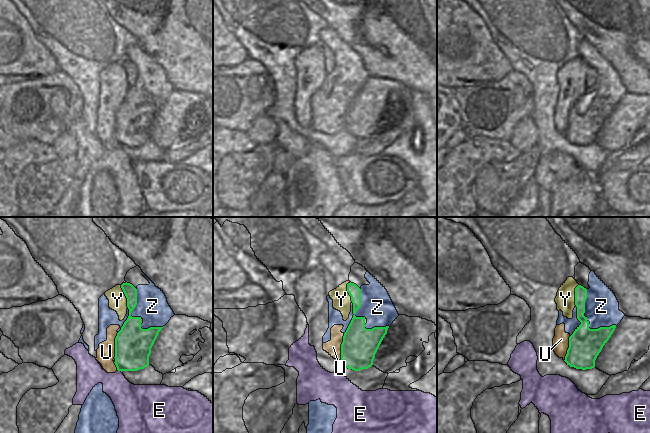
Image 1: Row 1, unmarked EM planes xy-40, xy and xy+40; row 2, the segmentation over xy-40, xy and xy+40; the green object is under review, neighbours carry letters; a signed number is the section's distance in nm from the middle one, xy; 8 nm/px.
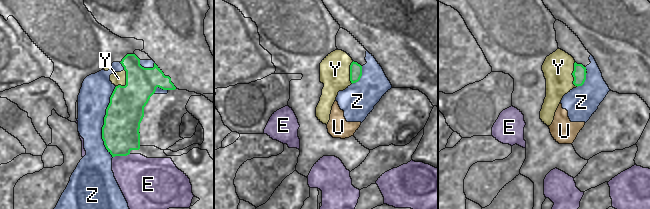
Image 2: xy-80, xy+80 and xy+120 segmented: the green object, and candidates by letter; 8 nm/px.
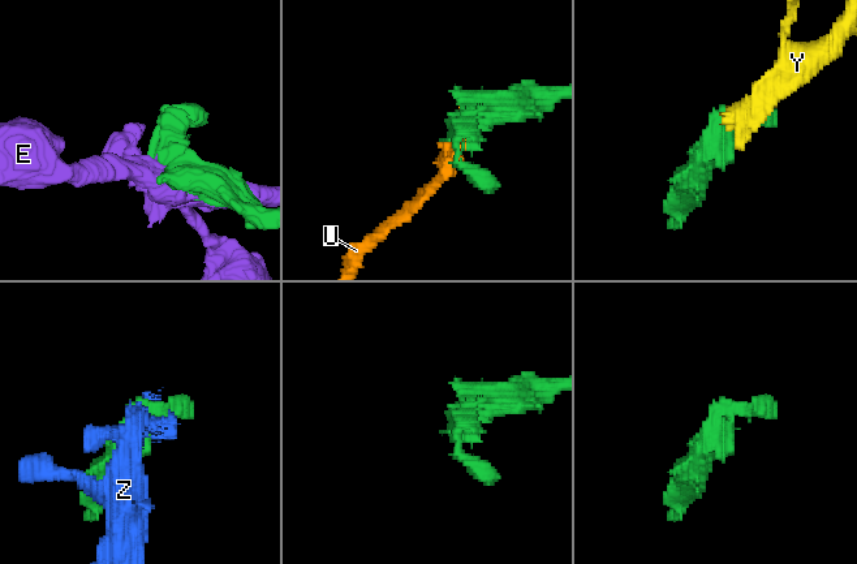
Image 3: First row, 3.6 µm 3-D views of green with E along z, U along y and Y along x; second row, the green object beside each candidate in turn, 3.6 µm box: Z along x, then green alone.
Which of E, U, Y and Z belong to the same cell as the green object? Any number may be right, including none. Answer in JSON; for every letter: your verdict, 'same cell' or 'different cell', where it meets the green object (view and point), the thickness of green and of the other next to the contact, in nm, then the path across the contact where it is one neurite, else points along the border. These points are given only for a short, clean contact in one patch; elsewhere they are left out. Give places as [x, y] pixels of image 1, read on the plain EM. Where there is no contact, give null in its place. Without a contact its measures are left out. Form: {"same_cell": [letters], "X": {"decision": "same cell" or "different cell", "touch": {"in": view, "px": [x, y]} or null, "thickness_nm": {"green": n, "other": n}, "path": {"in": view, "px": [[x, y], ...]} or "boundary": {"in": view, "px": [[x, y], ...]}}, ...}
{"same_cell": ["U"], "E": {"decision": "different cell", "touch": {"in": "xy-40", "px": [120, 146]}, "thickness_nm": {"green": 300, "other": 260}}, "U": {"decision": "same cell", "touch": {"in": "xy", "px": [341, 123]}, "thickness_nm": {"green": 280, "other": 120}}, "Y": {"decision": "different cell", "touch": {"in": "xy-40", "px": [125, 71]}, "thickness_nm": {"green": 140, "other": 140}, "boundary": {"in": "xy-40", "px": [[123, 58], [121, 63], [128, 83]]}}, "Z": {"decision": "different cell", "touch": {"in": "xy", "px": [356, 86]}, "thickness_nm": {"green": 240, "other": 260}}}

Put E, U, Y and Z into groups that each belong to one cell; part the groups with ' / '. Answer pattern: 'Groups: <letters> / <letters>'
Groups: E / U / Y Z

